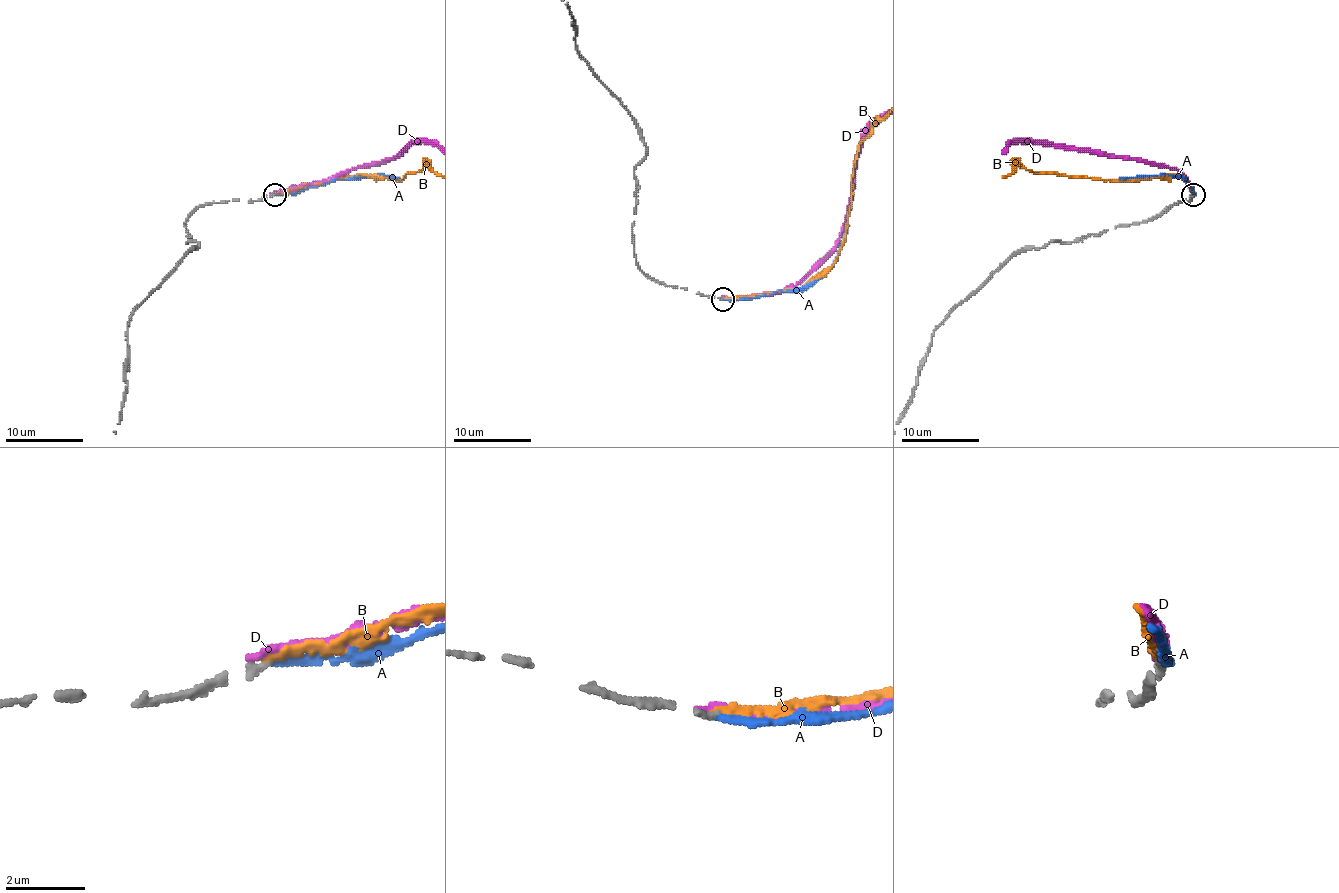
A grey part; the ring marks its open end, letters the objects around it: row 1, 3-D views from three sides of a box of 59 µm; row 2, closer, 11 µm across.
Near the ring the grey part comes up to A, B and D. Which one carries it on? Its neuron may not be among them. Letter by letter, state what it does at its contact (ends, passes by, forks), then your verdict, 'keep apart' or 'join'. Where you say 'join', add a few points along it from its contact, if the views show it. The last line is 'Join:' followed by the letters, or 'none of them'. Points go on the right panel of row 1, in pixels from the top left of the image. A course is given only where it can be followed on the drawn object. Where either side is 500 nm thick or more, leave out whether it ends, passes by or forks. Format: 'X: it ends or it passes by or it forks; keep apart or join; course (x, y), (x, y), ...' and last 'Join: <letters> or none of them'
A: it ends; join; course (1194, 195), (1184, 179), (1160, 175), (1119, 179)
B: it ends; keep apart
D: it ends; keep apart
Join: A

